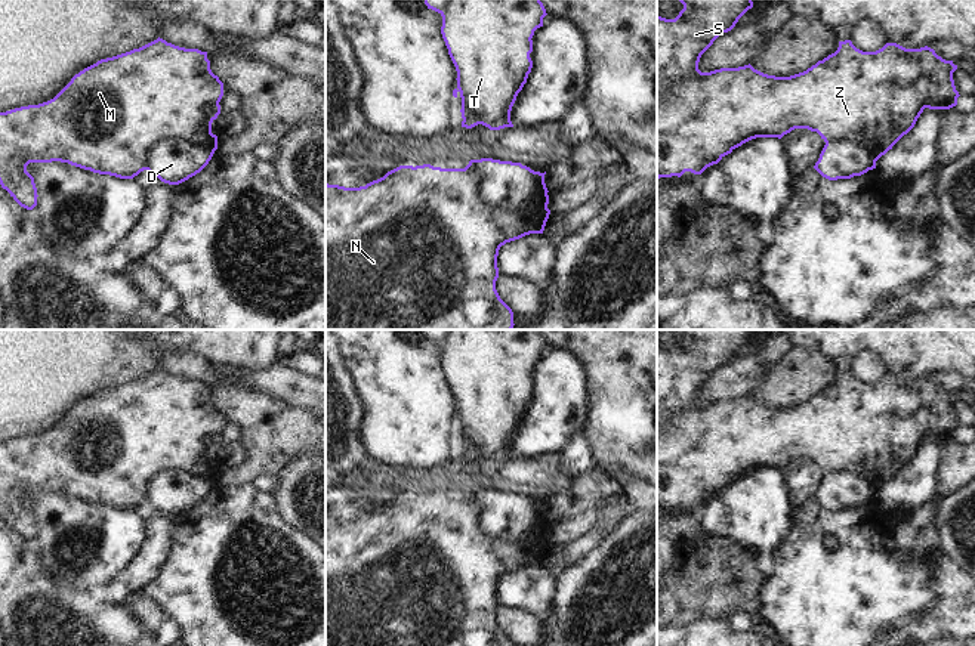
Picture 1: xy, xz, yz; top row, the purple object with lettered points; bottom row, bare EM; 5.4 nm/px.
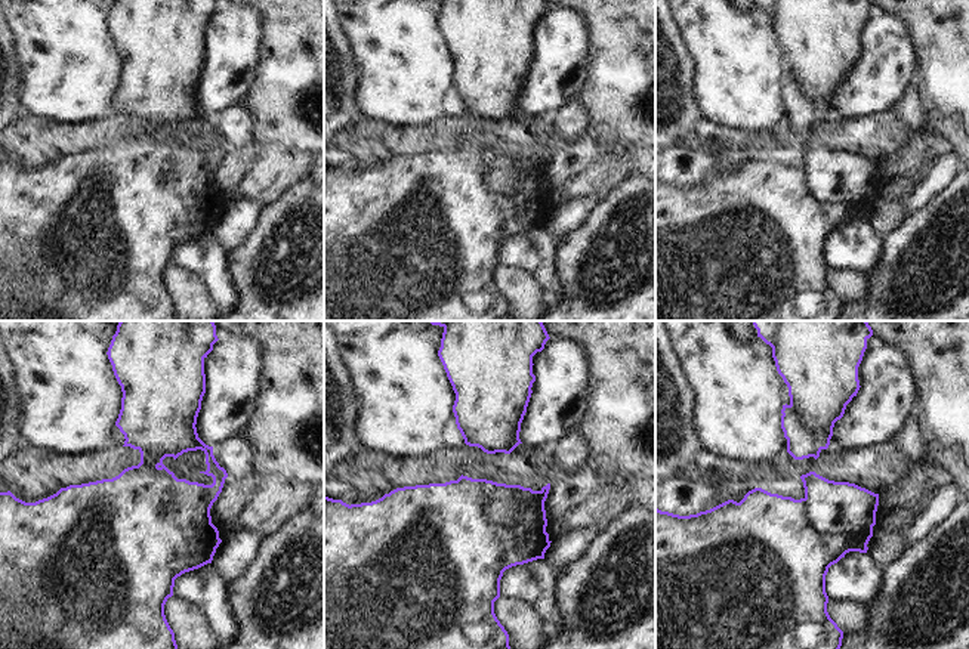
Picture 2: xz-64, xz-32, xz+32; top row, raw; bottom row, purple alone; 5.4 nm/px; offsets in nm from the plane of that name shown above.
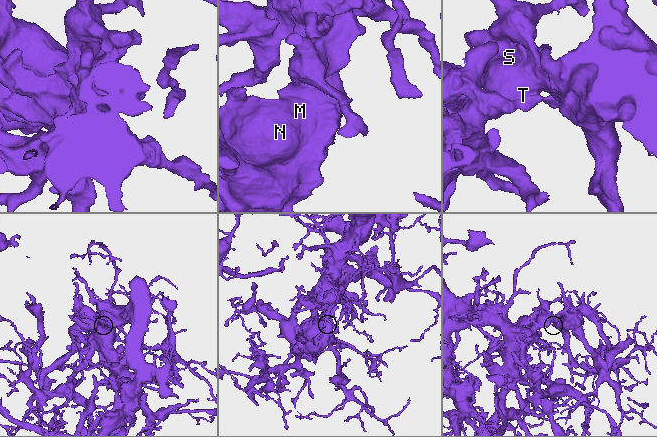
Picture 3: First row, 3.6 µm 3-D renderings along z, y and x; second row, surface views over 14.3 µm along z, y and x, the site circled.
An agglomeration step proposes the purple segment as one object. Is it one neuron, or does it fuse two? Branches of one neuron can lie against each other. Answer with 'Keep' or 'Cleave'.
Cleave

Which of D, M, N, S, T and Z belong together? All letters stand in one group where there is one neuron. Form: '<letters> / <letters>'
D / M N S T Z

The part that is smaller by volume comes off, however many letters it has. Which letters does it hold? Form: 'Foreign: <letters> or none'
Foreign: D

